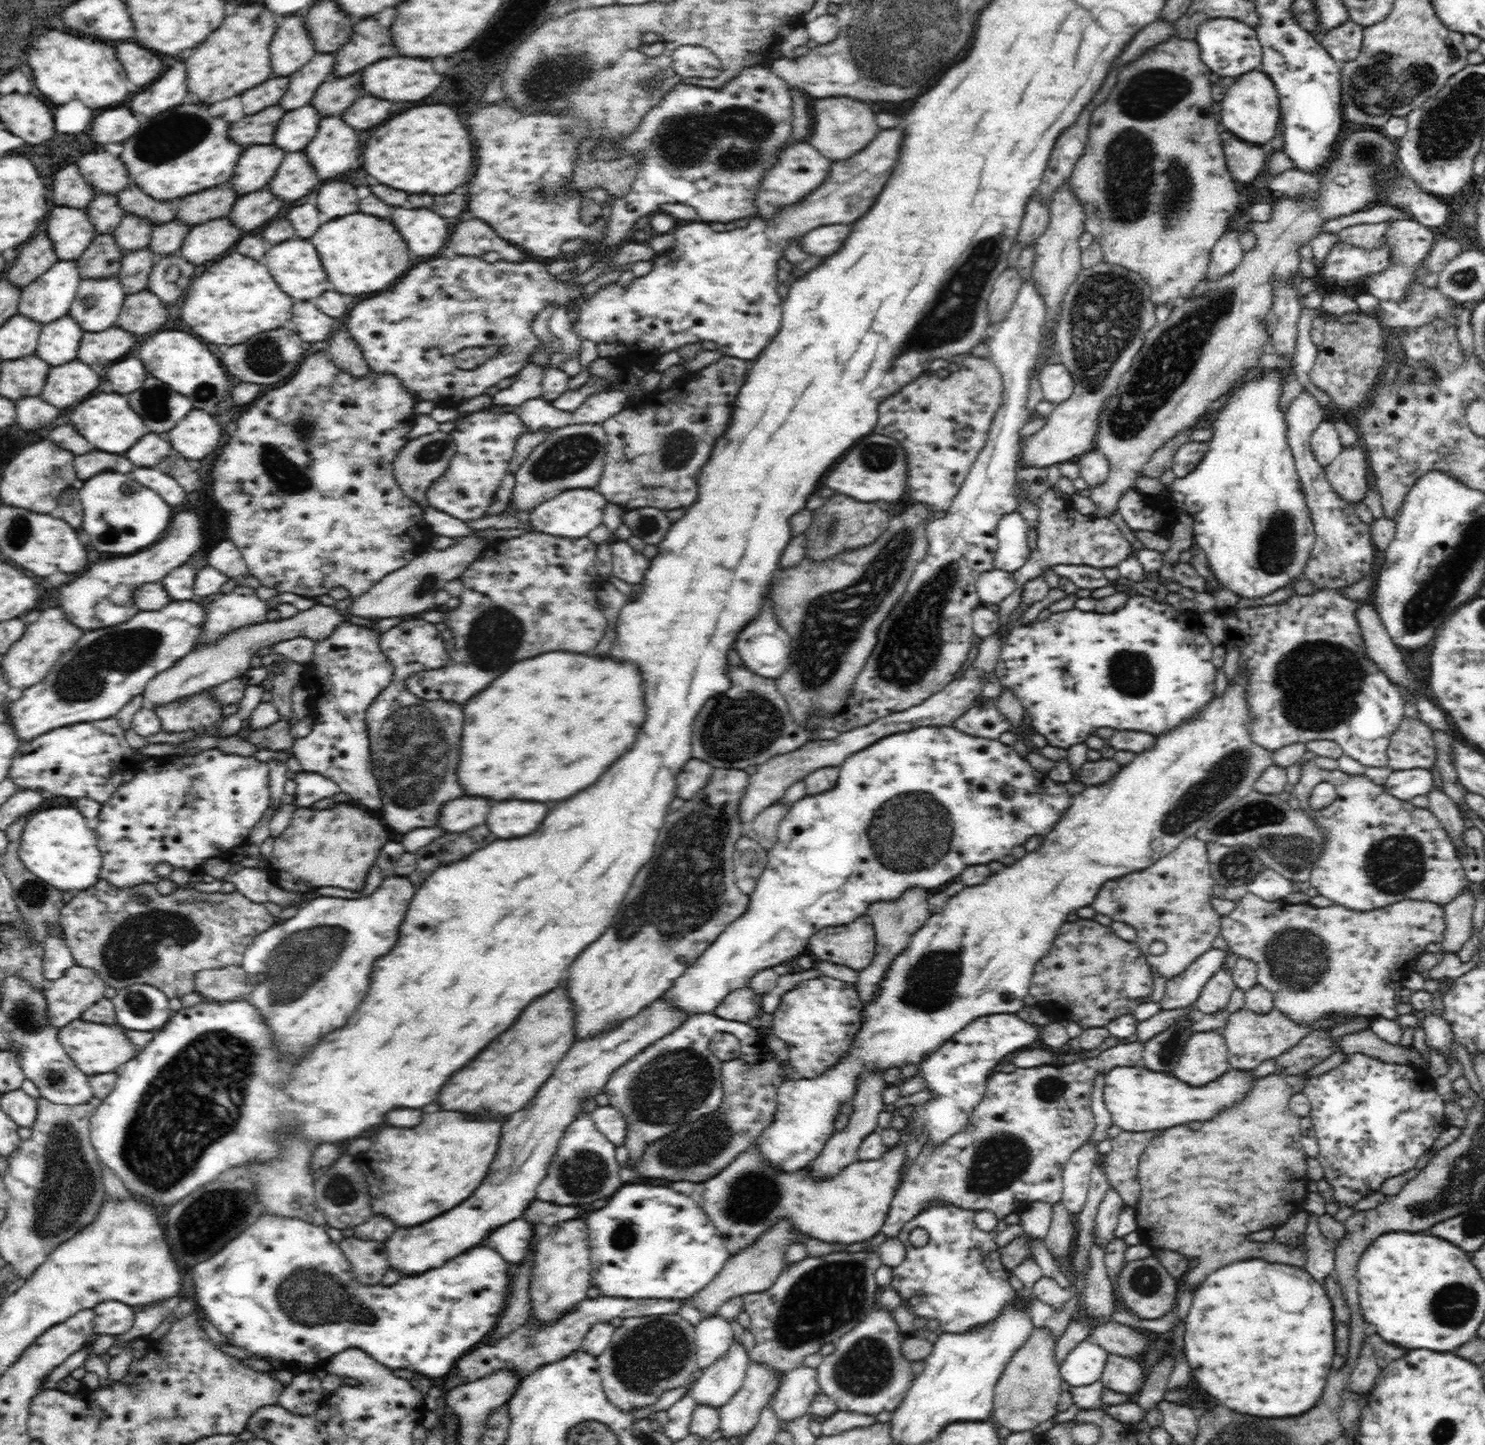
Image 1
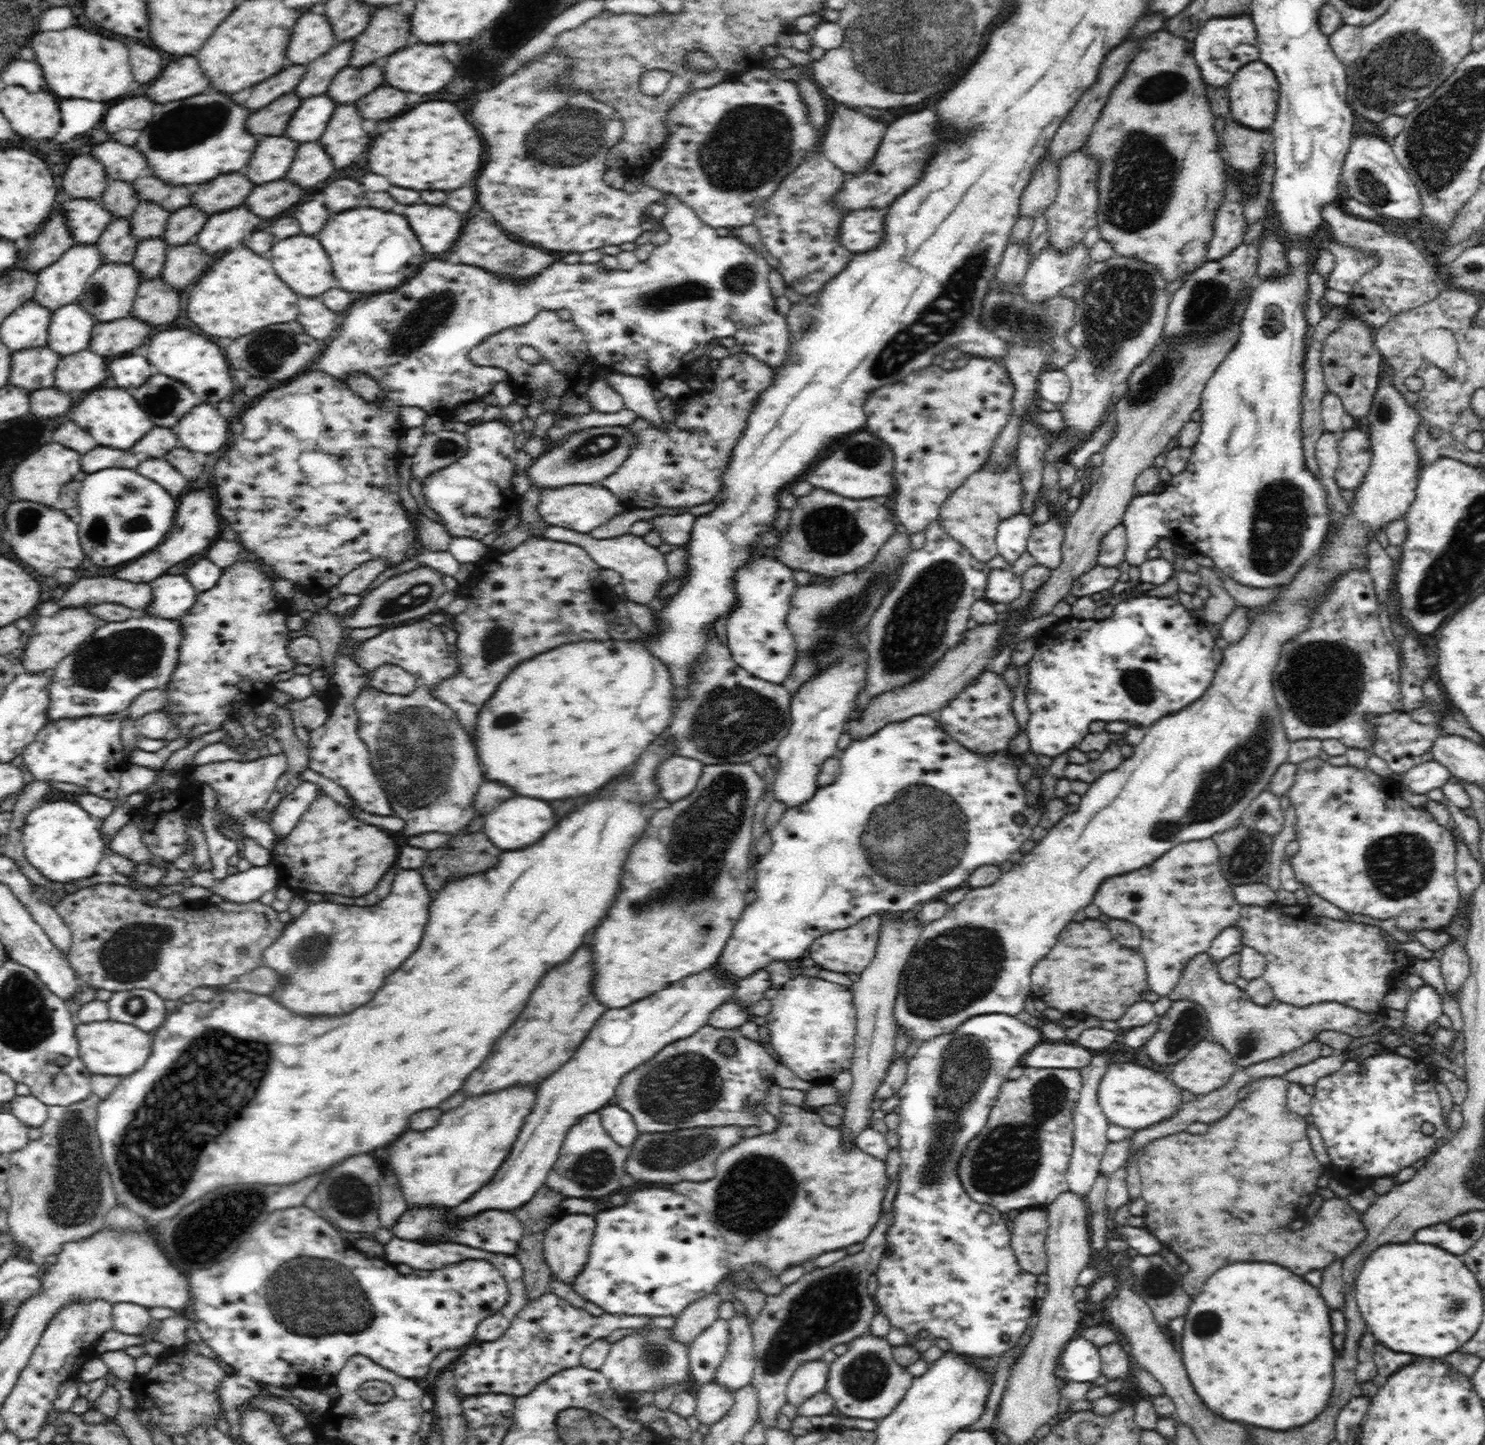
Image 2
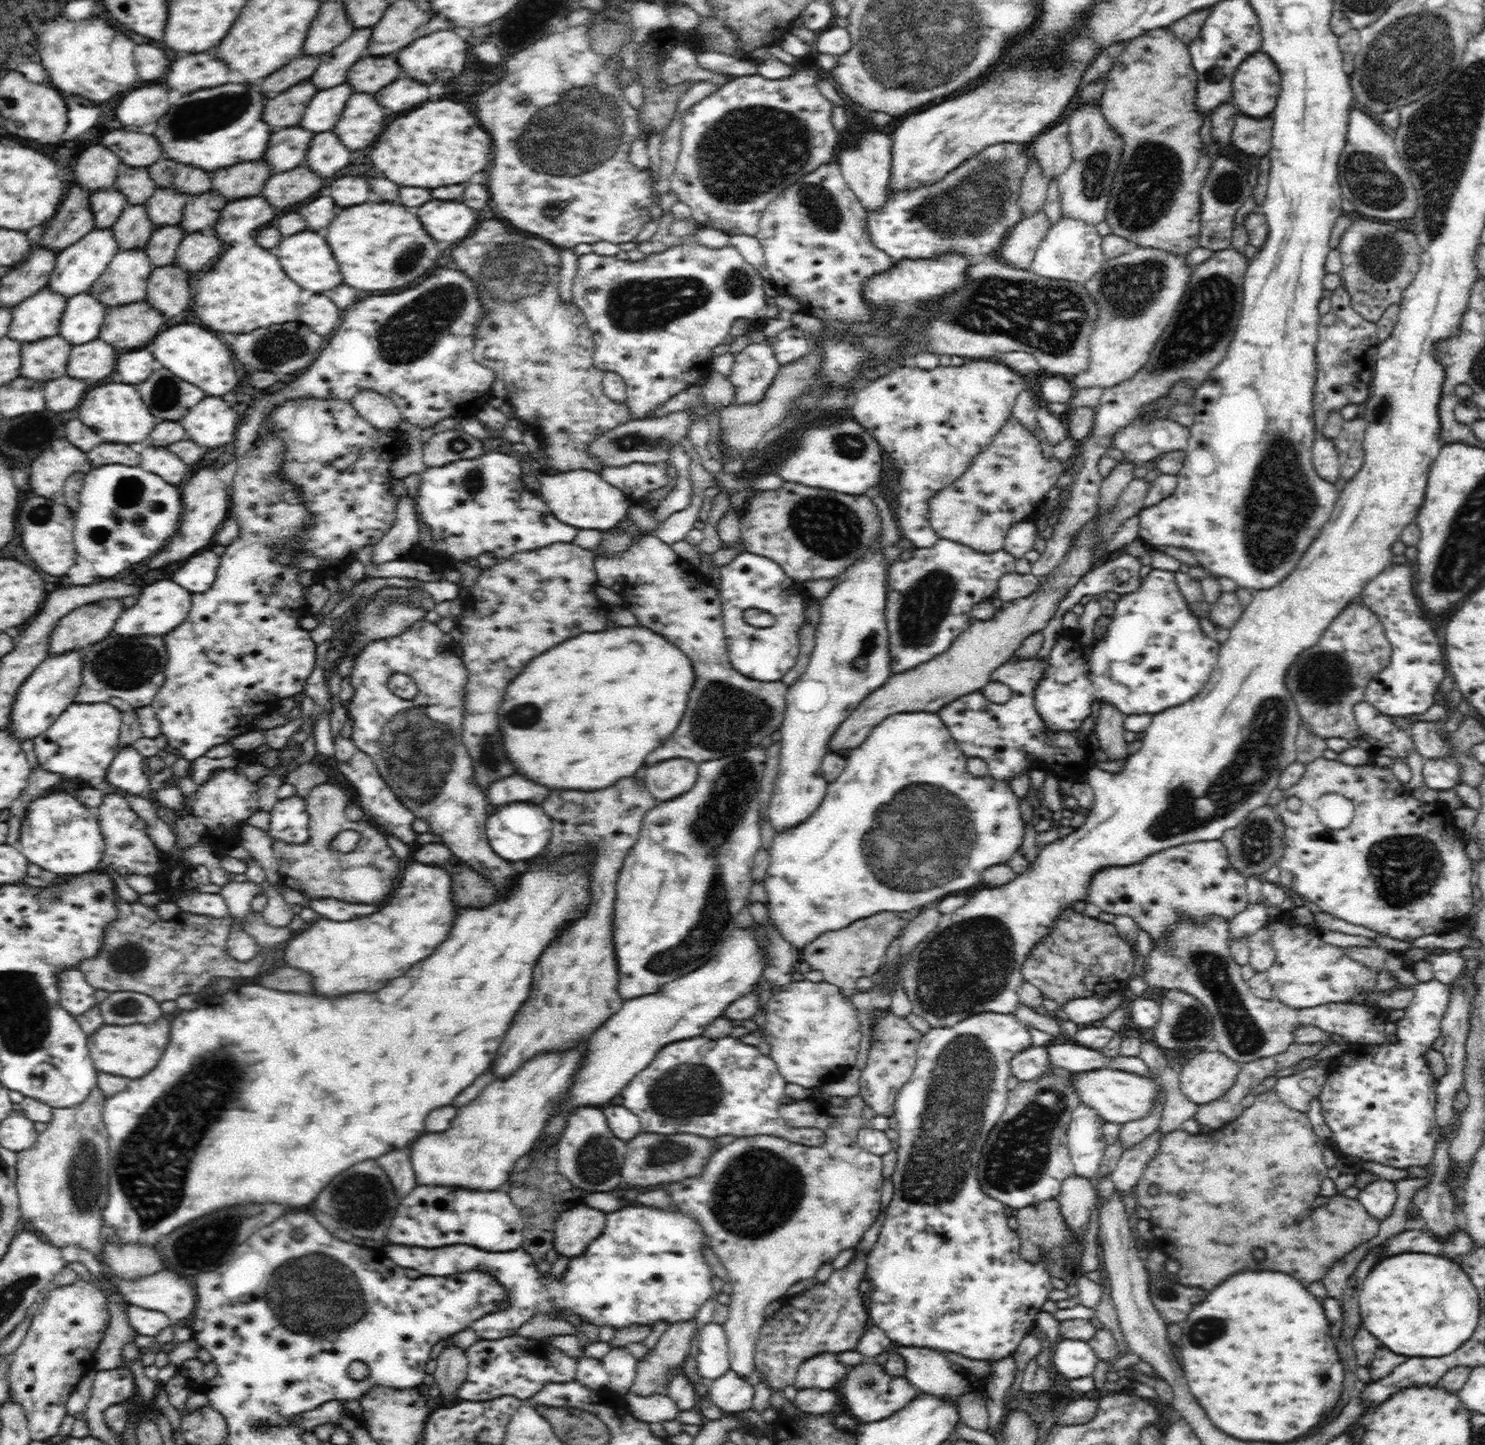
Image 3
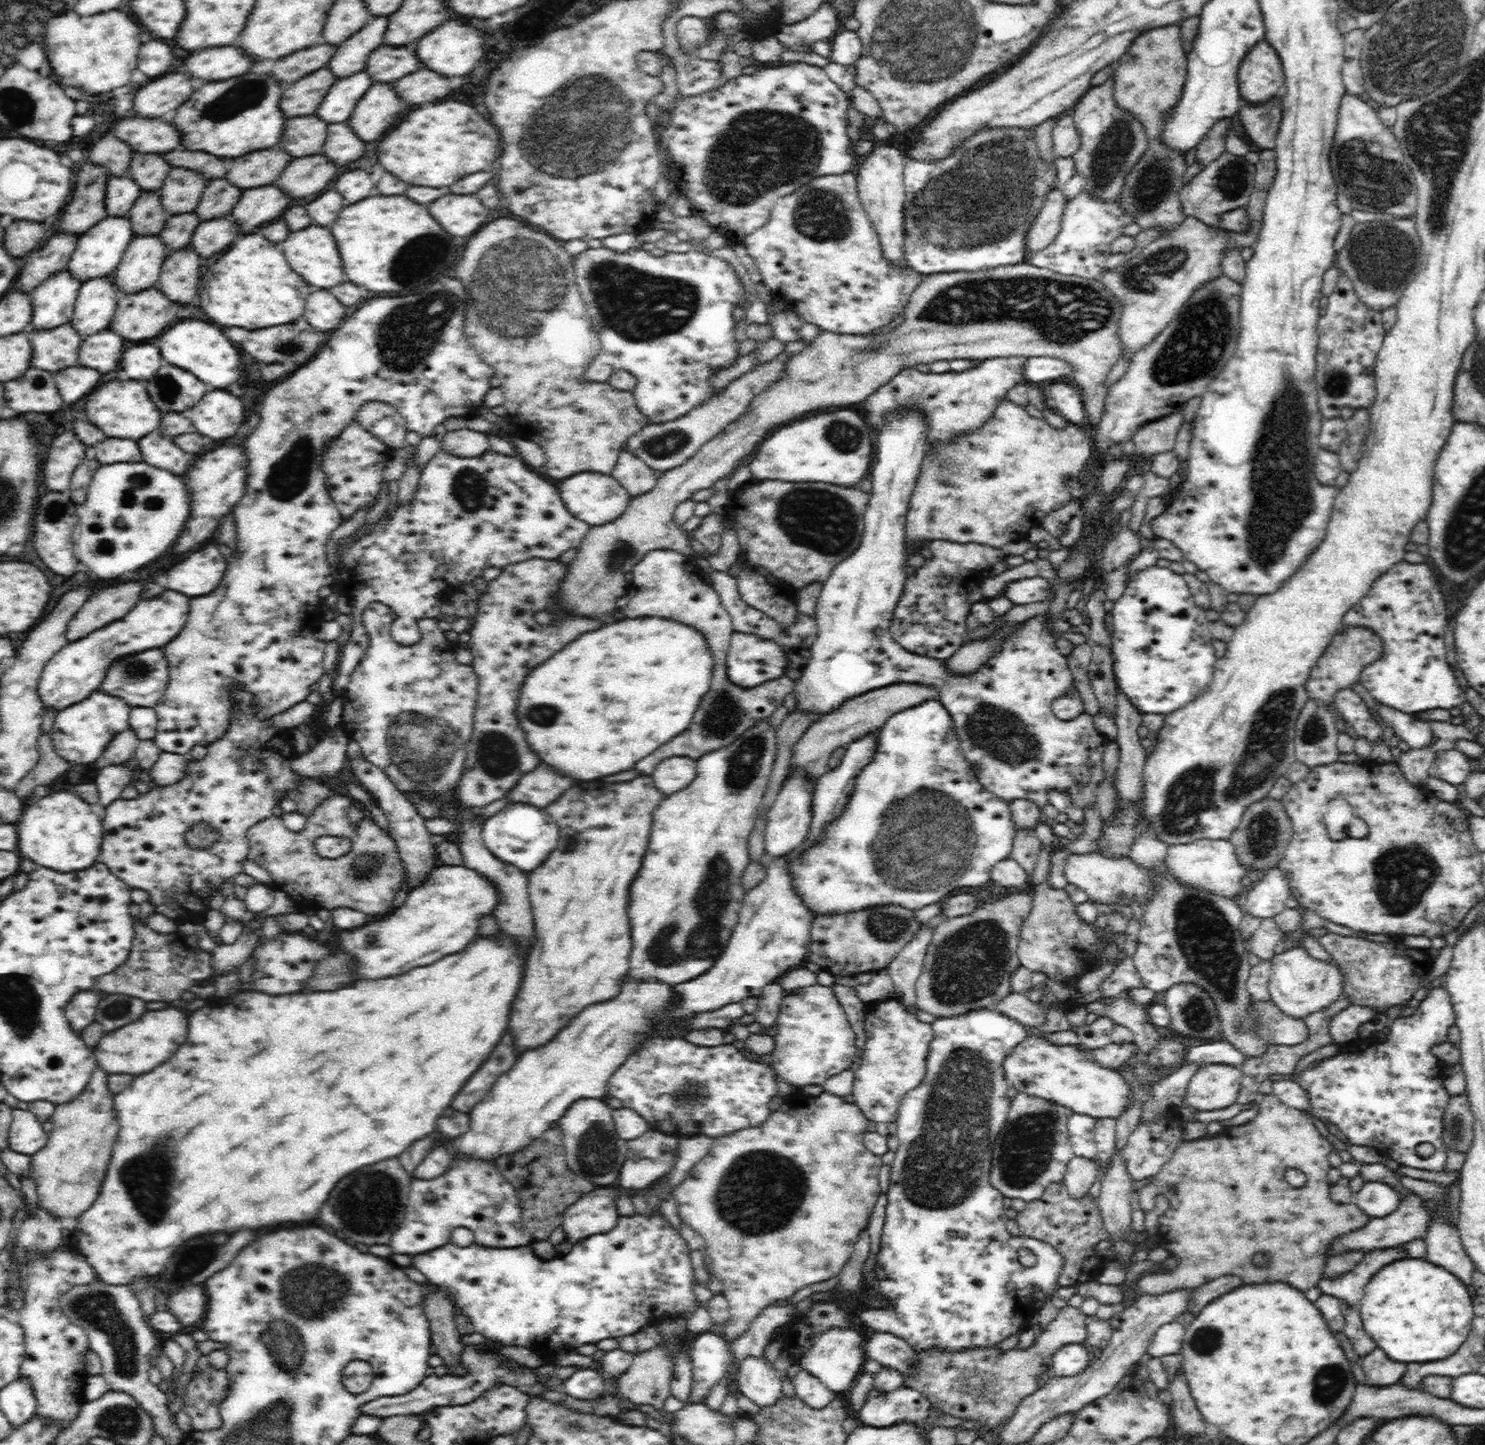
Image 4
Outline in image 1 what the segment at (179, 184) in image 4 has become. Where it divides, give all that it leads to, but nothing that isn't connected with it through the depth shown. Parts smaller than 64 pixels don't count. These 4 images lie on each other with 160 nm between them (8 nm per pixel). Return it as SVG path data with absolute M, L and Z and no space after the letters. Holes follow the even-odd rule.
M130 214L114 229L114 239L124 253L142 250L149 245L154 226L148 219Z

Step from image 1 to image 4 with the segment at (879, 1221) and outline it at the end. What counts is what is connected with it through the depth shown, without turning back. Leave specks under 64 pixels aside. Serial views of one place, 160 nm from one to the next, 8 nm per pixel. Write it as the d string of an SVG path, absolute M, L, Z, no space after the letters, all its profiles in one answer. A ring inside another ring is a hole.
M824 1091L816 1097L804 1095L797 1103L777 1101L771 1114L759 1125L742 1127L740 1130L715 1137L708 1154L688 1171L685 1180L675 1188L674 1199L678 1204L680 1219L705 1239L703 1253L712 1260L714 1277L722 1280L722 1293L730 1304L730 1316L718 1332L724 1334L724 1338L729 1342L744 1336L748 1332L750 1324L773 1303L789 1299L805 1286L816 1284L816 1282L824 1283L829 1278L838 1276L850 1261L851 1254L855 1252L856 1241L860 1234L867 1230L868 1219L870 1219L879 1196L883 1194L879 1184L879 1172L883 1166L882 1157L870 1152L863 1143L863 1134L868 1130L868 1117L864 1116L856 1103L846 1104L846 1102L842 1102L842 1097L838 1098L838 1095L832 1096L832 1098L828 1098L828 1096L832 1096L832 1094Z

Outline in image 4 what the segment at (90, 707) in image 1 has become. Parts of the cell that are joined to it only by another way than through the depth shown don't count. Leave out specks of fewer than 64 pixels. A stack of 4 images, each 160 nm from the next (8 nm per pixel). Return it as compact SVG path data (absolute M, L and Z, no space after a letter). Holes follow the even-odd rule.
M148 649L146 652L129 654L110 665L98 691L119 696L131 708L155 709L166 692L169 680L169 666L163 649Z

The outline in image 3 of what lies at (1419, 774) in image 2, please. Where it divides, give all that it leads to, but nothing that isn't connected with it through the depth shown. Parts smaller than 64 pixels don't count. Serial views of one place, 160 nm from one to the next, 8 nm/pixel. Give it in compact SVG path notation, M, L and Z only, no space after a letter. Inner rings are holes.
M1424 758L1423 763L1424 769L1422 770L1422 776L1424 777L1424 784L1428 786L1428 788L1443 791L1456 786L1460 781L1461 766L1454 758Z

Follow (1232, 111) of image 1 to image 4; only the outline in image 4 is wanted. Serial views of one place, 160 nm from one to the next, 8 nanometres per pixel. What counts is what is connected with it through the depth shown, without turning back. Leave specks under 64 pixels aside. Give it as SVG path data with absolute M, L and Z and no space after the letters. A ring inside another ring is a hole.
M1261 39L1242 60L1237 77L1244 103L1262 103L1283 91L1283 66L1275 47Z

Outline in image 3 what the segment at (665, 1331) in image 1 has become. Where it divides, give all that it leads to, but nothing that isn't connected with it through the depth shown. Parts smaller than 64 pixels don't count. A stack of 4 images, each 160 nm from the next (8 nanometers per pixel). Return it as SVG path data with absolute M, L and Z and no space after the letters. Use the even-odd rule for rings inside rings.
M613 1347L601 1362L610 1379L609 1393L622 1395L630 1391L636 1374L636 1357L626 1347Z

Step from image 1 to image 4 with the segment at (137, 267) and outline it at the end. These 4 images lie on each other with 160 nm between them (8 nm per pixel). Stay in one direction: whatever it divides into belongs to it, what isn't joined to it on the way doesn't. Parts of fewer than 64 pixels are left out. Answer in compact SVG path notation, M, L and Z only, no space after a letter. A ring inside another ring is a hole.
M194 212L170 216L164 228L161 228L159 239L170 252L183 250L192 242L194 232L201 222L202 219Z

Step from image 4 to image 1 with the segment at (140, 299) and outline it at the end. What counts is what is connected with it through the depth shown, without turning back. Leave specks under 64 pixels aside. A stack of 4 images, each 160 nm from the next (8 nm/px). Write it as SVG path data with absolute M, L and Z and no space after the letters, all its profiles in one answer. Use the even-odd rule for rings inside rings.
M118 326L108 327L100 332L85 332L80 341L77 358L90 366L104 368L136 346L136 334L130 334Z

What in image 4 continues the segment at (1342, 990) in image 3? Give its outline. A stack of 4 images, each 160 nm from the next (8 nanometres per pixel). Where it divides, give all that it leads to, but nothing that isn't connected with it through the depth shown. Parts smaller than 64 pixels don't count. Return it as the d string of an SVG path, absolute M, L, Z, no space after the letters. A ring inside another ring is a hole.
M1292 946L1271 956L1272 972L1268 988L1270 1000L1285 1016L1306 1019L1341 998L1341 970L1334 962L1313 958L1304 947Z

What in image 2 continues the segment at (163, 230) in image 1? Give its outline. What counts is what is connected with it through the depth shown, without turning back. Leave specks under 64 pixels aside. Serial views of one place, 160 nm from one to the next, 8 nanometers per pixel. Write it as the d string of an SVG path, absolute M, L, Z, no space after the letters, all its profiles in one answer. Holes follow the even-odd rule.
M188 206L171 214L162 239L170 247L188 245L203 230L210 215Z

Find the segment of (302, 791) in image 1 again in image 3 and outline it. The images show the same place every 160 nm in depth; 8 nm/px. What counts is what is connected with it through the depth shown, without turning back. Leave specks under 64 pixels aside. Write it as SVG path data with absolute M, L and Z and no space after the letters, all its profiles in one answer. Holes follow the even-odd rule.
M298 795L278 799L270 812L270 835L273 840L300 844L309 837L307 801Z

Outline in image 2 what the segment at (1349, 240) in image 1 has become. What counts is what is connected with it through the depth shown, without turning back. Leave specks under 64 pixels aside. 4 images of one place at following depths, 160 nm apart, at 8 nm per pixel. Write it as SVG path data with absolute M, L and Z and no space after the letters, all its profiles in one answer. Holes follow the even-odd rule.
M1338 241L1330 242L1329 250L1335 256L1335 268L1328 276L1328 289L1349 293L1364 274L1377 266L1376 255L1366 255L1357 248L1341 246Z

